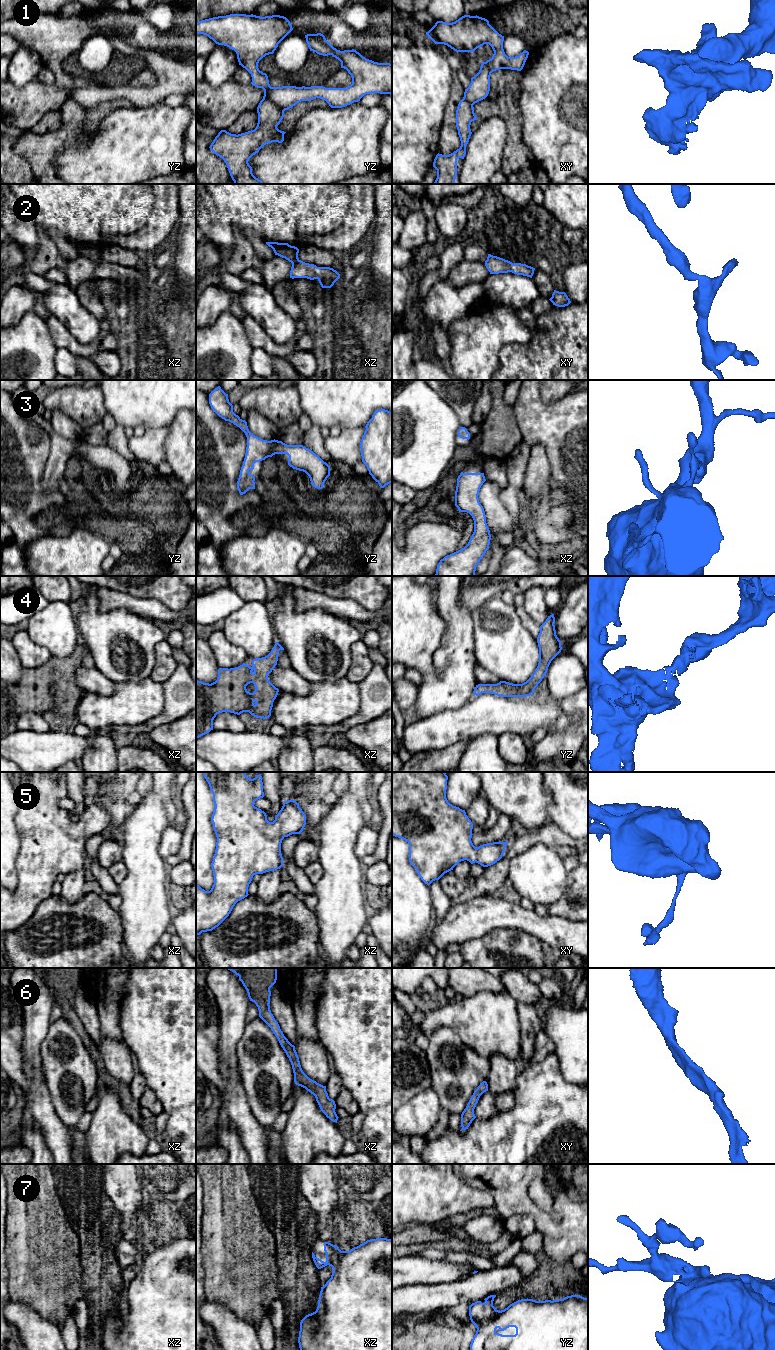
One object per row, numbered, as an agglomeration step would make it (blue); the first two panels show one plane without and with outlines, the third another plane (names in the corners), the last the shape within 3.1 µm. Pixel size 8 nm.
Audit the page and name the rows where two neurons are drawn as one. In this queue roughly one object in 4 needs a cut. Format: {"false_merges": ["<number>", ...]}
{"false_merges": ["1"]}

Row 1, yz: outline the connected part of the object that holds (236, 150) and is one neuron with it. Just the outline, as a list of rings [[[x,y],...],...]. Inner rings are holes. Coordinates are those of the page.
[[[262,99],[257,107],[258,123],[254,130],[231,134],[221,130],[210,145],[210,150],[227,165],[234,184],[263,184],[252,173],[249,159],[266,144],[282,143],[286,132],[277,128],[284,111],[273,101]]]

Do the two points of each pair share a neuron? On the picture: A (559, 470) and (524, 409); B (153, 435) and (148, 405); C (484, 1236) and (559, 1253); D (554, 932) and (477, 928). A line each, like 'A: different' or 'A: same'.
A: same
B: different
C: different
D: same

